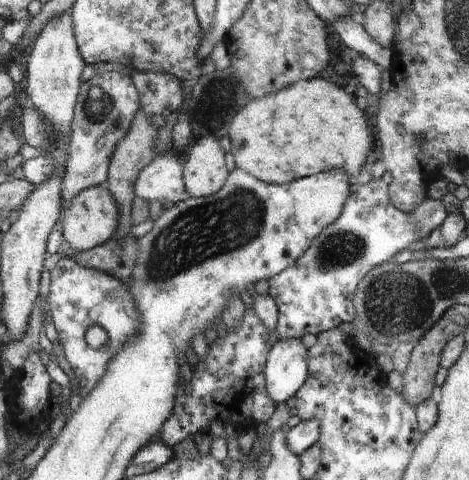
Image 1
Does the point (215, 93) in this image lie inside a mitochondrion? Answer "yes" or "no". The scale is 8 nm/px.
yes

